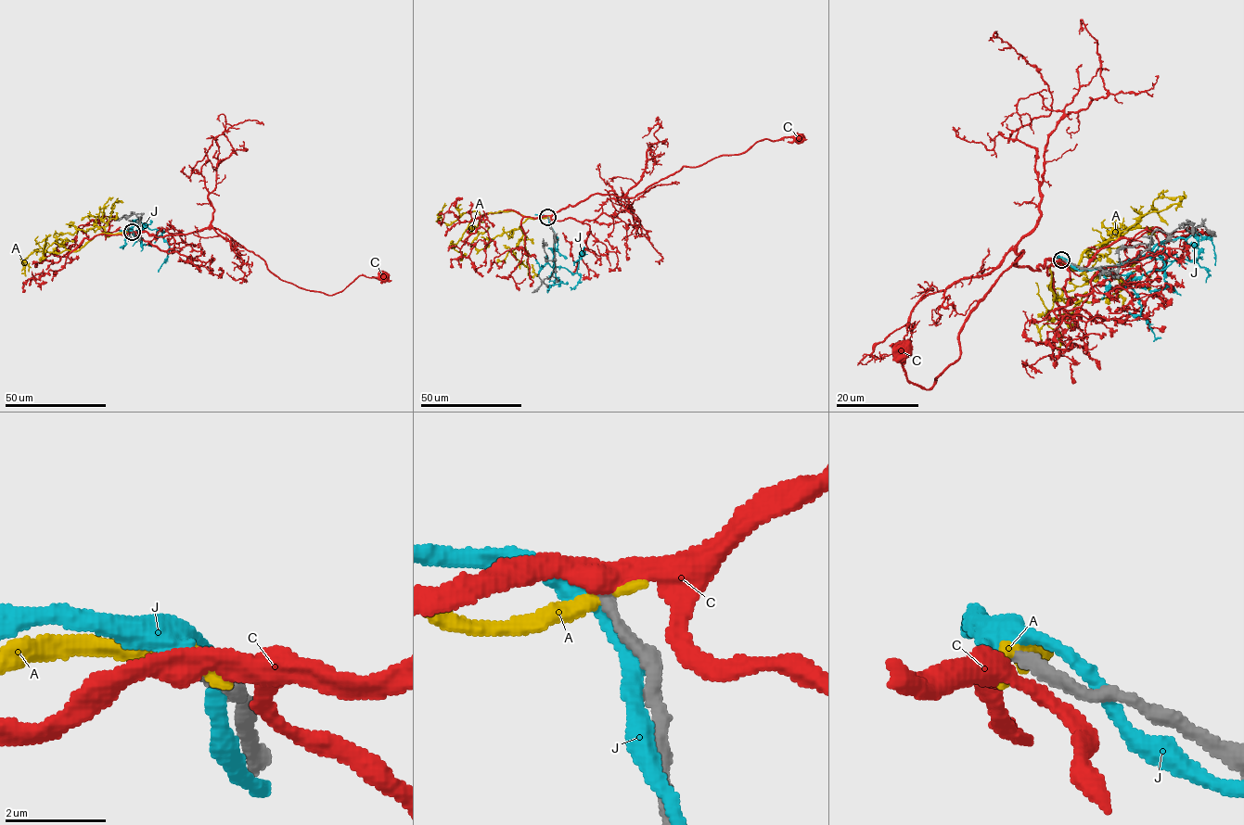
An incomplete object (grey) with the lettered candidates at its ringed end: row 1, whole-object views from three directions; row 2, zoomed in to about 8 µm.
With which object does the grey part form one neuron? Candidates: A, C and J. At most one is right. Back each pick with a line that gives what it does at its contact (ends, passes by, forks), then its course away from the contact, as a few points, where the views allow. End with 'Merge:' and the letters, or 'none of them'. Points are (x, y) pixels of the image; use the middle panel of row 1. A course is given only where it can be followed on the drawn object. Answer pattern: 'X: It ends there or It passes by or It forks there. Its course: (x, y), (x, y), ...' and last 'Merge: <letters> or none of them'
C: It passes by. Its course: (547, 216), (596, 194), (634, 197), (683, 167), (697, 167), (722, 156), (739, 154), (764, 139), (799, 138)
Merge: C

